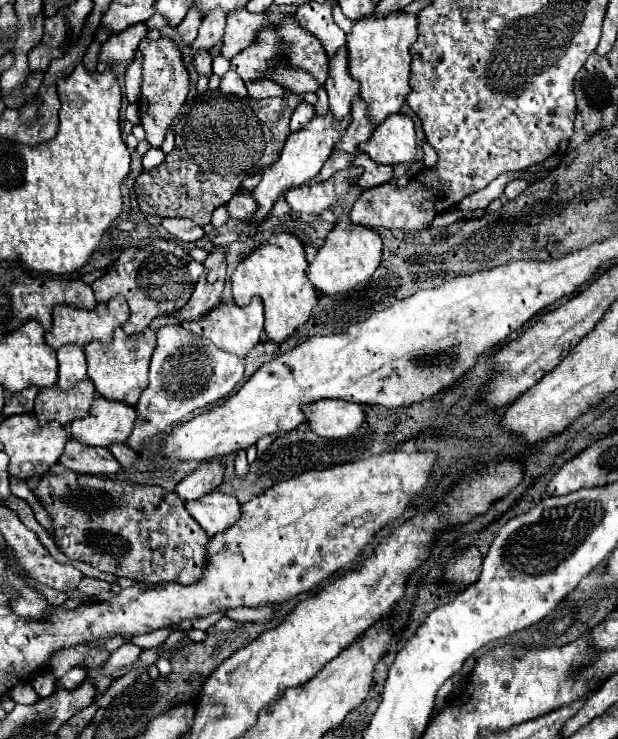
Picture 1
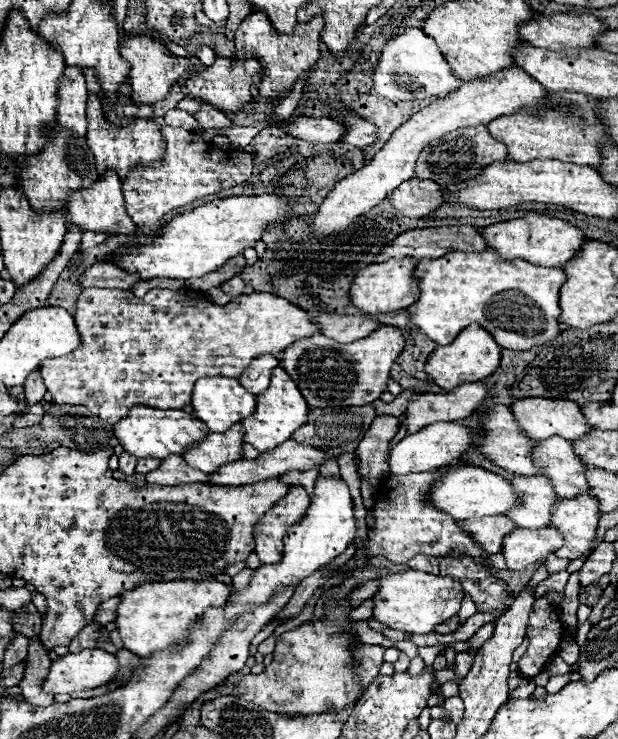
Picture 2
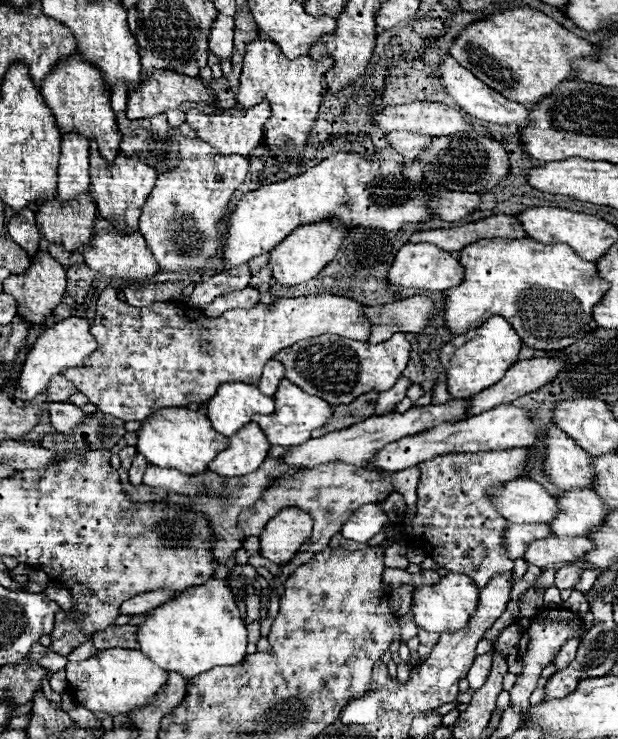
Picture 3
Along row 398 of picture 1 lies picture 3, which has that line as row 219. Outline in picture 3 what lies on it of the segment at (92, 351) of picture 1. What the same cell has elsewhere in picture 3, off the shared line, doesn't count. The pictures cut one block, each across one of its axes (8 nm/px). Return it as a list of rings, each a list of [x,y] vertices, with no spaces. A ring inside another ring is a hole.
[[[90,142],[90,192],[96,198],[96,206],[100,216],[112,220],[118,230],[122,232],[136,232],[138,230],[138,218],[142,212],[142,206],[146,198],[150,196],[154,184],[156,184],[156,168],[142,162],[138,156],[126,156],[120,152],[114,162],[106,162],[106,158],[98,152],[96,144]]]

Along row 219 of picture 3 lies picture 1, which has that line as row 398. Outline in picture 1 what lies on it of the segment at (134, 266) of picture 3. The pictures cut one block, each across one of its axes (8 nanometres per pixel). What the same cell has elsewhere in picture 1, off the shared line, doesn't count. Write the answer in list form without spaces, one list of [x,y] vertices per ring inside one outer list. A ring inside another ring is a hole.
[[[96,398],[88,418],[70,424],[70,436],[86,446],[108,448],[112,444],[124,444],[132,432],[134,416],[132,406]]]

